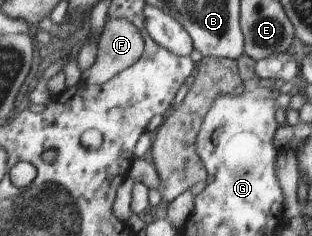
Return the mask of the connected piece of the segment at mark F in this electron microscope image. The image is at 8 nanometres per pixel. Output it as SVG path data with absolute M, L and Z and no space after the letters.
M124 18L106 20L98 44L96 61L81 74L79 86L103 85L143 57L146 41L140 28Z

